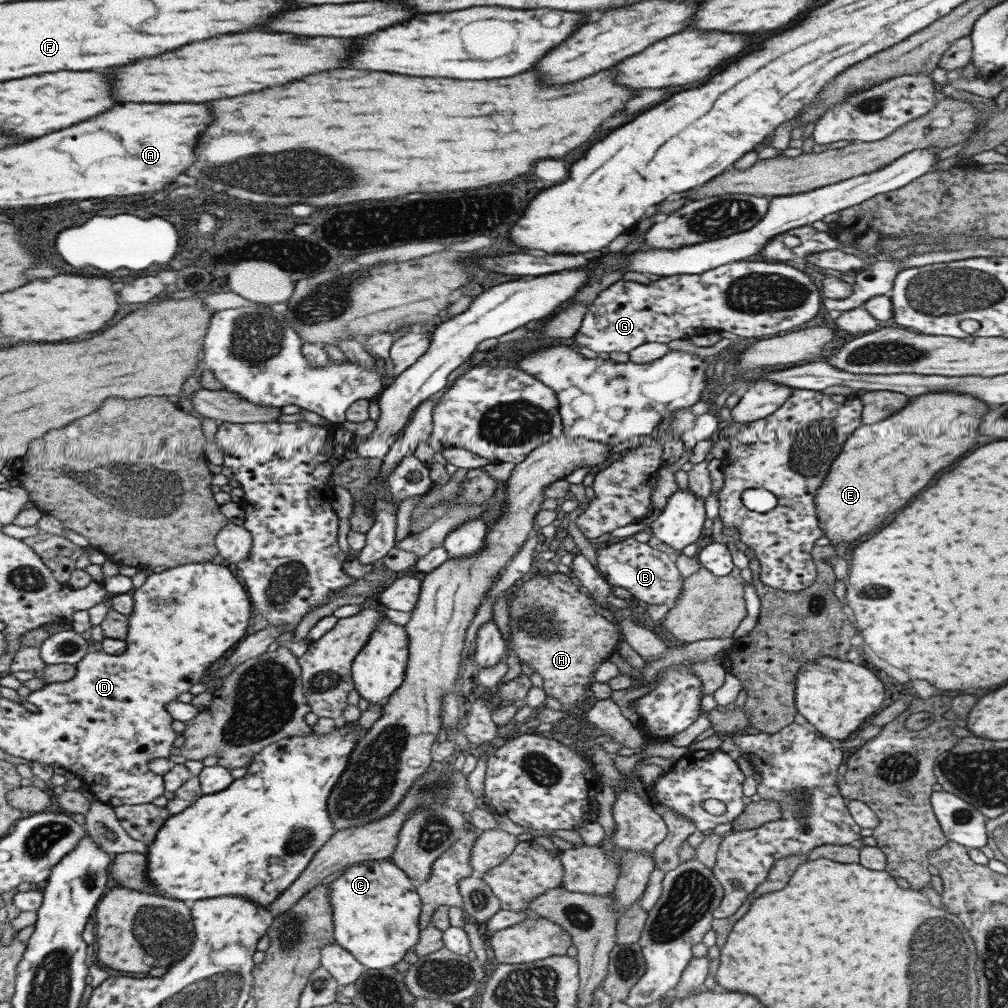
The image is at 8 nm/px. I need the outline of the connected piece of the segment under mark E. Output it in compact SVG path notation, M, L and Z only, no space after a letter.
M927 392L913 396L882 421L859 425L845 439L814 496L823 538L834 547L840 540L849 546L867 532L881 528L939 470L971 450L977 440L977 424L987 412L989 406L977 398L957 392Z

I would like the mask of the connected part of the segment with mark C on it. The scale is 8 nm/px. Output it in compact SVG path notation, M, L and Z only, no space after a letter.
M389 859L359 861L350 864L328 884L328 901L331 905L333 940L352 954L367 969L384 969L399 962L407 950L417 942L420 898L410 878Z

